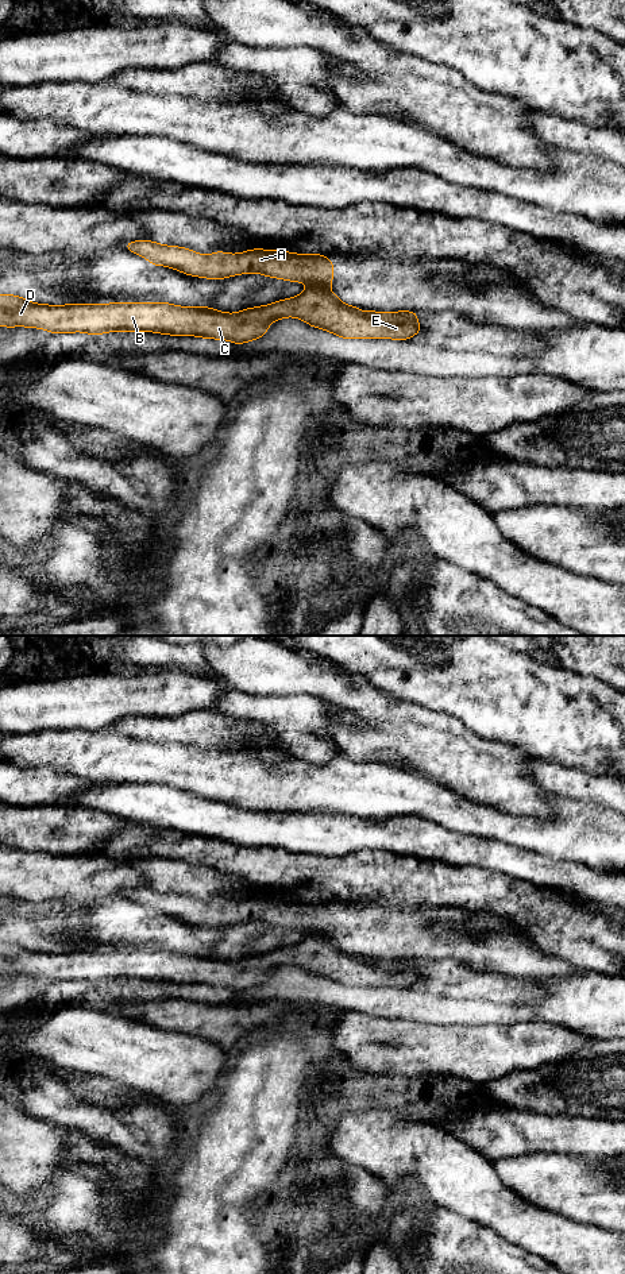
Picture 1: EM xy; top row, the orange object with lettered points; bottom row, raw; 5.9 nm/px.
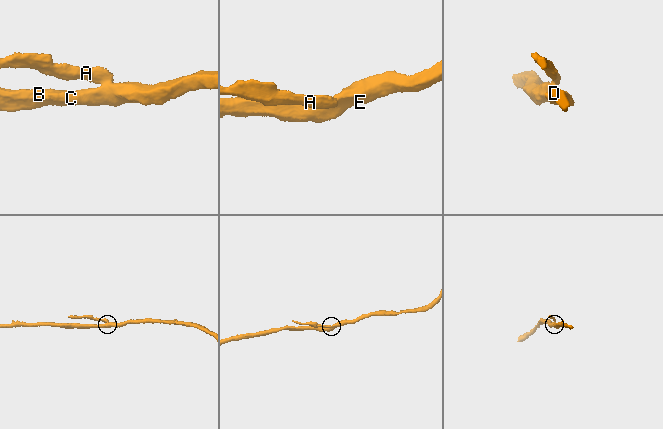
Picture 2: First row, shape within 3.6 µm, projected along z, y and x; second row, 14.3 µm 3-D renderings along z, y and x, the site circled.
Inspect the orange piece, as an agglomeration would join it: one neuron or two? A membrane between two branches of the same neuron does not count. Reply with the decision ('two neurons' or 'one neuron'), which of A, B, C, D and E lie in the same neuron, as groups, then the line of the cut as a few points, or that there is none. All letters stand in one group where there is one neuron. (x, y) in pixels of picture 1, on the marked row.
two neurons; groups A / B C D E; cut xy (309, 286), (330, 290)

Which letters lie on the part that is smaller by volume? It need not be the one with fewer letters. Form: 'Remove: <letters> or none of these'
Remove: A

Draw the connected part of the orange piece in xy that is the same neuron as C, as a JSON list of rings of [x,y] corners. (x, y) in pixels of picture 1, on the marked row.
[[[308,287],[297,297],[238,313],[167,302],[45,305],[19,296],[0,296],[0,327],[40,328],[53,333],[85,332],[92,336],[105,332],[157,332],[229,340],[235,344],[265,336],[269,325],[283,317],[297,317],[344,339],[406,340],[421,331],[417,313],[364,313],[343,304],[331,290],[319,287]]]

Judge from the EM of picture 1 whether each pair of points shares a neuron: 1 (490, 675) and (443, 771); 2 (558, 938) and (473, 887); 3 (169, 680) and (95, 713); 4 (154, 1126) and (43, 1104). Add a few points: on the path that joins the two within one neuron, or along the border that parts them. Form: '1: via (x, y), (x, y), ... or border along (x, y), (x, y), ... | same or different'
1: border along (436, 713), (451, 714), (479, 736), (494, 740) | different
2: via (536, 917), (523, 903), (494, 892) | same
3: via (150, 694), (114, 698) | same
4: via (127, 1122), (101, 1122), (70, 1111) | same

